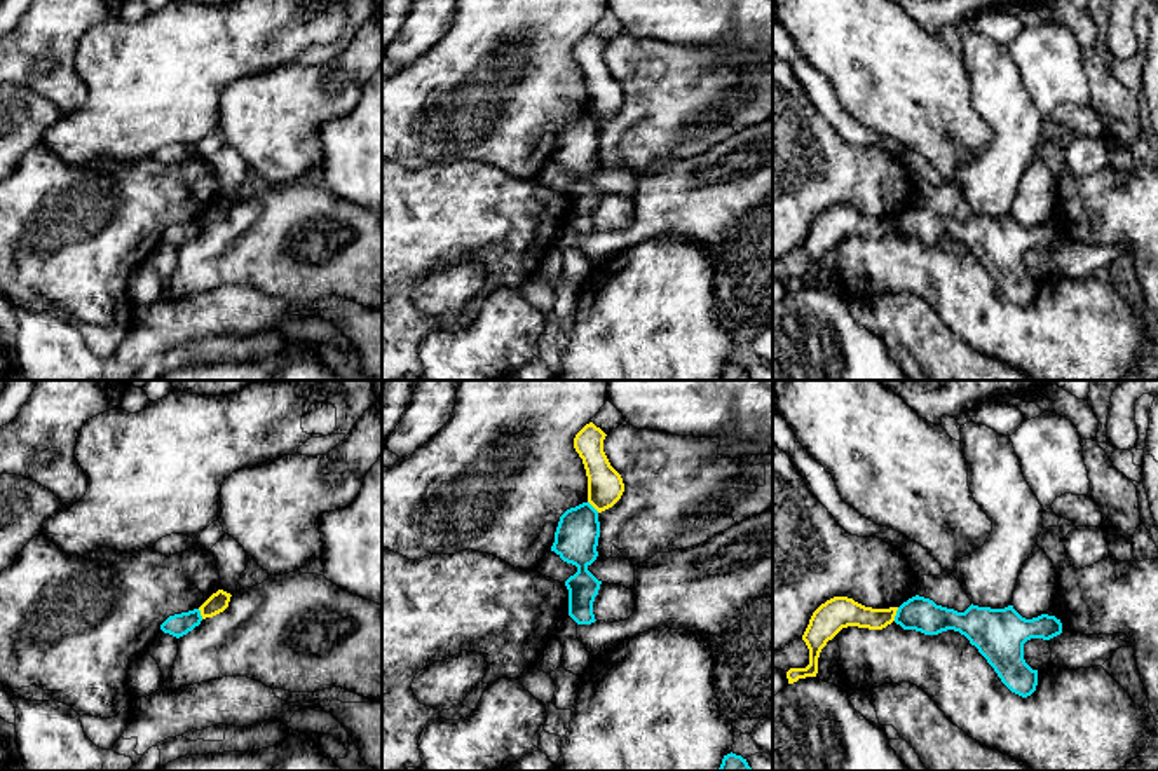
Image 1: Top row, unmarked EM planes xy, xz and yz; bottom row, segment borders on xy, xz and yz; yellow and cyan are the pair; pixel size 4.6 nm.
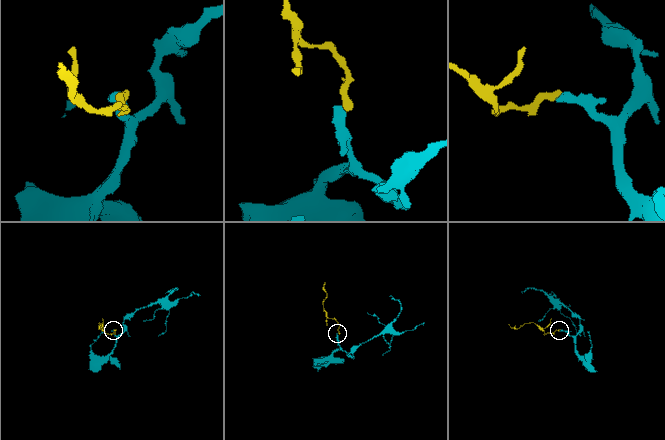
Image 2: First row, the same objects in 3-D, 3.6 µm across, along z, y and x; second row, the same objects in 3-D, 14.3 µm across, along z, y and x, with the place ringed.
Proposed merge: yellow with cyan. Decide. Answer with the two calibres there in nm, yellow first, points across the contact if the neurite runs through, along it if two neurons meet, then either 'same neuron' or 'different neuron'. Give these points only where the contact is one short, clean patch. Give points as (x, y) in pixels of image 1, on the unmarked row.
140 nm thick on the yellow side, 160 nm on the other; border along yz (899, 217), (893, 229); different neuron

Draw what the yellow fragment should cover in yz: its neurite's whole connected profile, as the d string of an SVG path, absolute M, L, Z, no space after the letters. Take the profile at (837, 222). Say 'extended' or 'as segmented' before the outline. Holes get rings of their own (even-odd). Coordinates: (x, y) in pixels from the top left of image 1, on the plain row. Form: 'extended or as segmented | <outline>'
as segmented | M834 206L821 213L811 225L809 234L802 244L809 258L809 274L806 277L790 277L787 281L788 293L799 288L816 286L818 267L821 258L842 237L858 235L868 239L882 239L895 230L898 216L872 218L865 216L848 206Z

